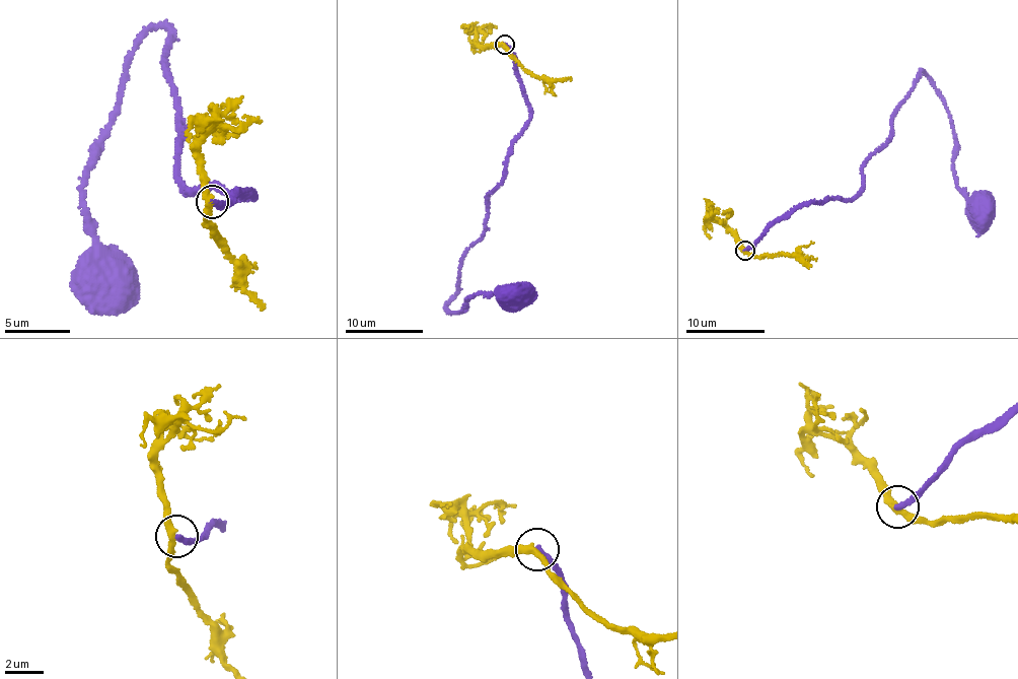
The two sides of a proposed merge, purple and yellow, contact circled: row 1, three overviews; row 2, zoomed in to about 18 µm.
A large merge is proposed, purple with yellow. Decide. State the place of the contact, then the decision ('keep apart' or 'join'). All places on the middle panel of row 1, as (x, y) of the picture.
(504, 45) | keep apart

